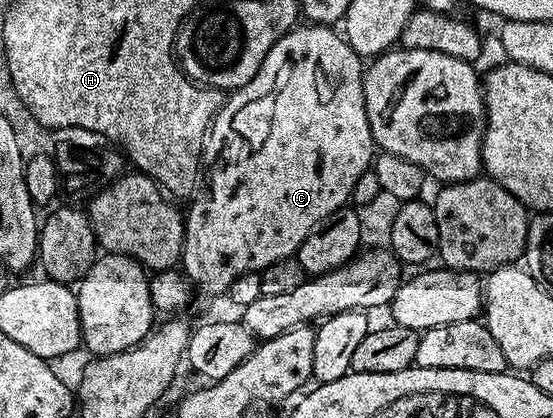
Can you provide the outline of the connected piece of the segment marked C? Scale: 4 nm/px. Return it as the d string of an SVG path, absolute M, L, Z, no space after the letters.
M300 24L283 34L274 44L274 48L270 48L262 68L258 68L256 75L245 86L231 91L227 95L224 107L217 112L216 119L212 122L212 128L208 132L202 155L203 161L206 163L206 169L202 174L204 195L201 198L199 196L193 197L190 202L192 207L186 210L184 250L180 254L182 273L197 291L205 290L208 294L223 295L229 284L238 280L238 276L255 274L270 264L274 264L274 260L293 257L302 244L302 240L306 240L308 233L323 218L330 216L330 212L340 209L351 199L352 189L358 181L358 176L362 176L362 172L370 169L374 161L374 143L370 132L370 120L366 116L366 108L364 107L364 71L366 66L360 55L354 52L354 48L350 48L348 41L337 31L335 34L332 30L335 29L328 24Z

